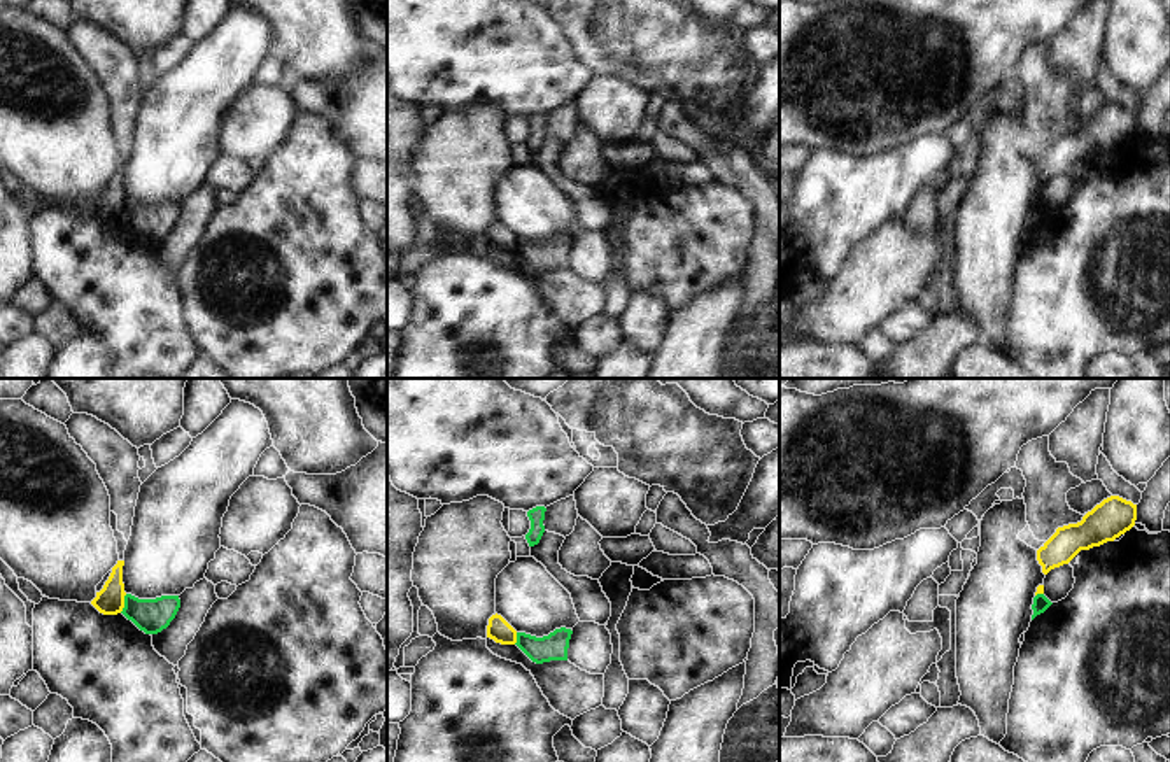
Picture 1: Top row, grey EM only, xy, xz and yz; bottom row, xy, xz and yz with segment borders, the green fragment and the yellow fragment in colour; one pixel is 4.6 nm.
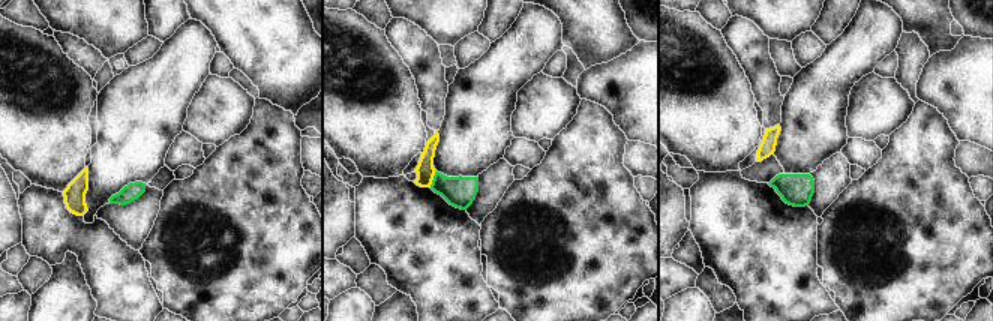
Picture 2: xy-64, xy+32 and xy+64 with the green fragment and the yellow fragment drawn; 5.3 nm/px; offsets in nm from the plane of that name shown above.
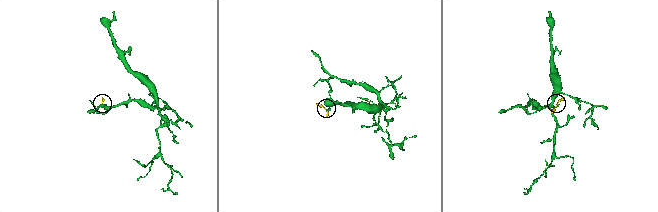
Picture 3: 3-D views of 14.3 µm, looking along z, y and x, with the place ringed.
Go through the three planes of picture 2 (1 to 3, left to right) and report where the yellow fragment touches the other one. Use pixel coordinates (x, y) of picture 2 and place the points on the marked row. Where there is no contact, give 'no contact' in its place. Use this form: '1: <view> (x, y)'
1: no contact
2: xy+32 (432, 180)
3: no contact

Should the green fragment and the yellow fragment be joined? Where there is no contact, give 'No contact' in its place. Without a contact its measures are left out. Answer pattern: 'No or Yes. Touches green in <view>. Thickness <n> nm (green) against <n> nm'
No. Touches green in xy. Thickness 160 nm (green) against 130 nm.

